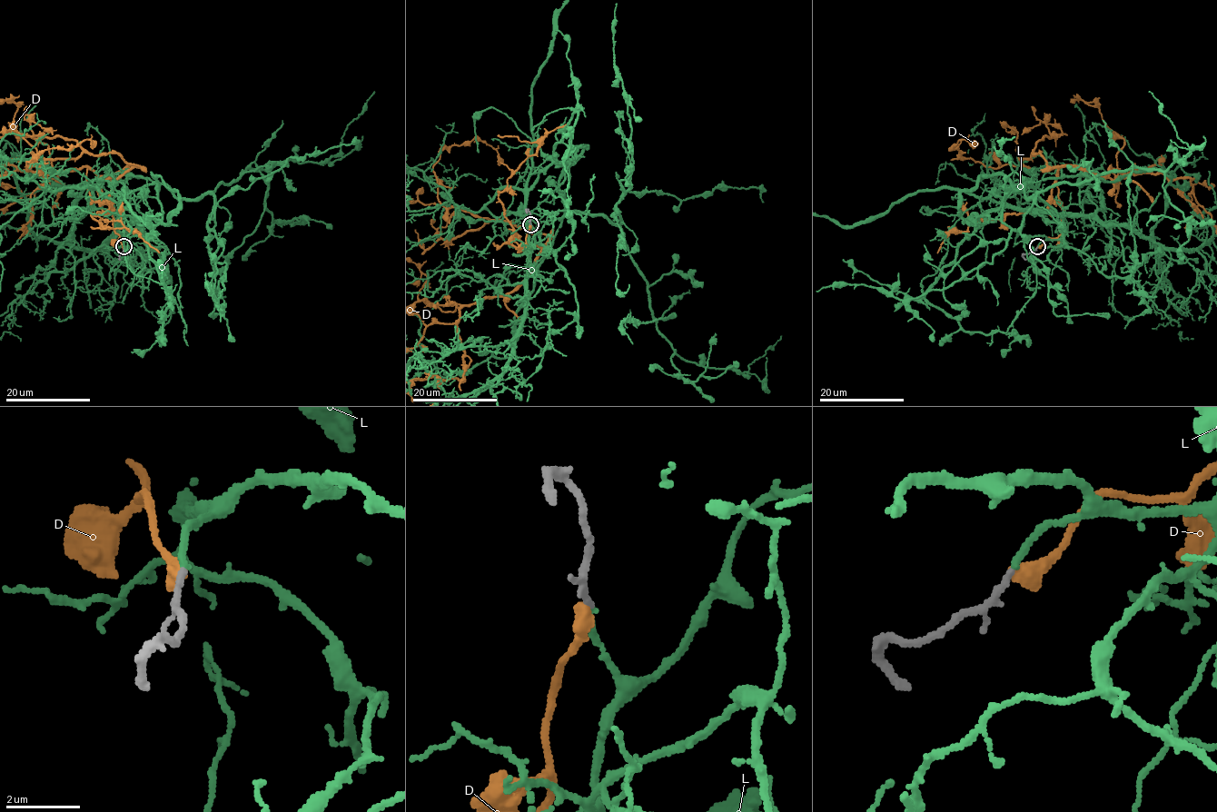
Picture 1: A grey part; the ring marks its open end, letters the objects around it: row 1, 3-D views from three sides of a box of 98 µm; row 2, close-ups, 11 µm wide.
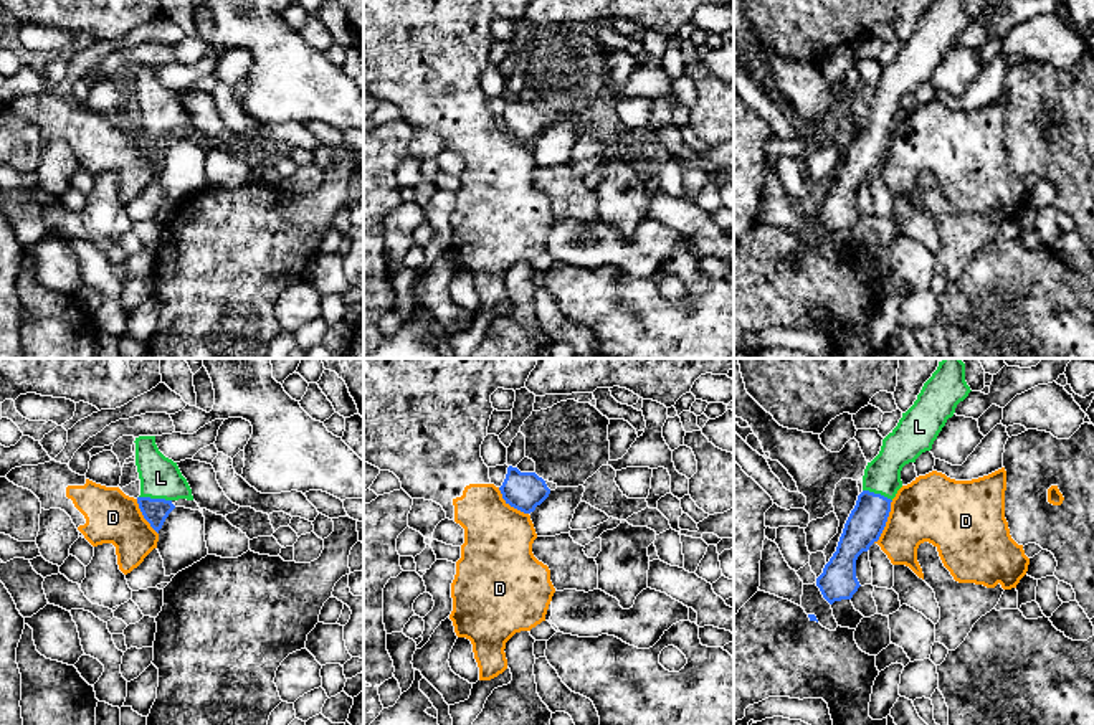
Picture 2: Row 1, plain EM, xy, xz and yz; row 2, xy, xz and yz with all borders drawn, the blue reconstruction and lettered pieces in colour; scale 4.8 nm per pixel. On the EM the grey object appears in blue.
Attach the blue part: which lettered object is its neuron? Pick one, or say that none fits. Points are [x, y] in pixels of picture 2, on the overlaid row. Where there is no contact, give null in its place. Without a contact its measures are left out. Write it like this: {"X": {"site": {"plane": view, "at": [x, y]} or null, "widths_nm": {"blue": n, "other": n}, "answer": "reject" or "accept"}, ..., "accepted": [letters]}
{"D": {"site": {"plane": "yz", "at": [886, 521]}, "widths_nm": {"blue": 180, "other": 320}, "answer": "reject"}, "L": {"site": {"plane": "xy", "at": [156, 499]}, "widths_nm": {"blue": 120, "other": 200}, "answer": "accept"}, "accepted": ["L"]}

